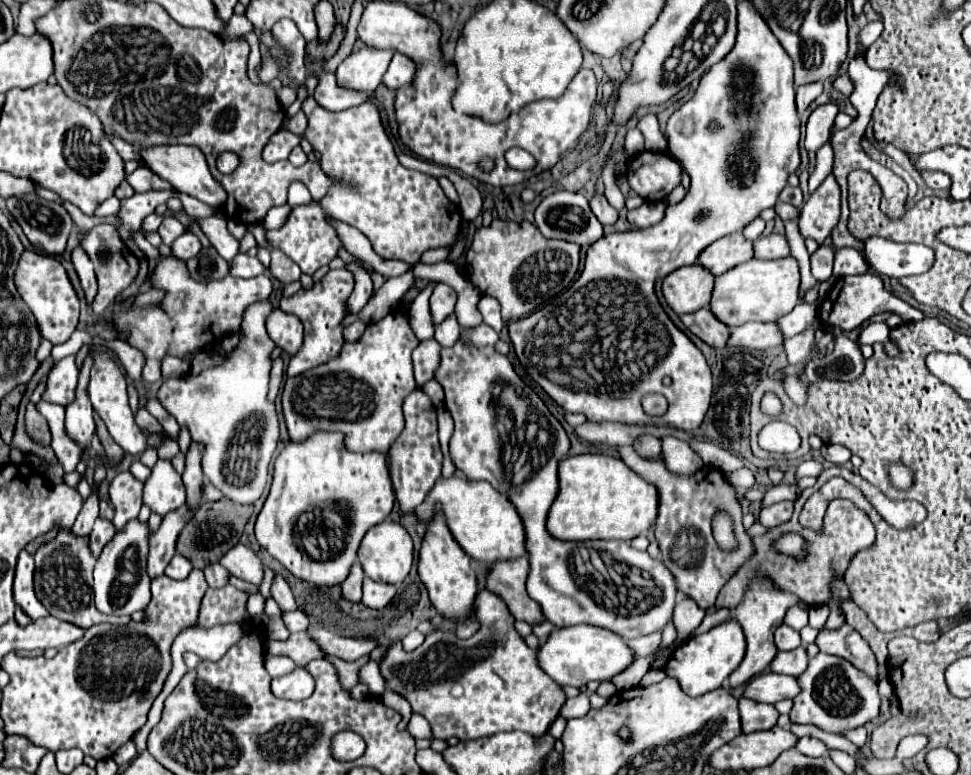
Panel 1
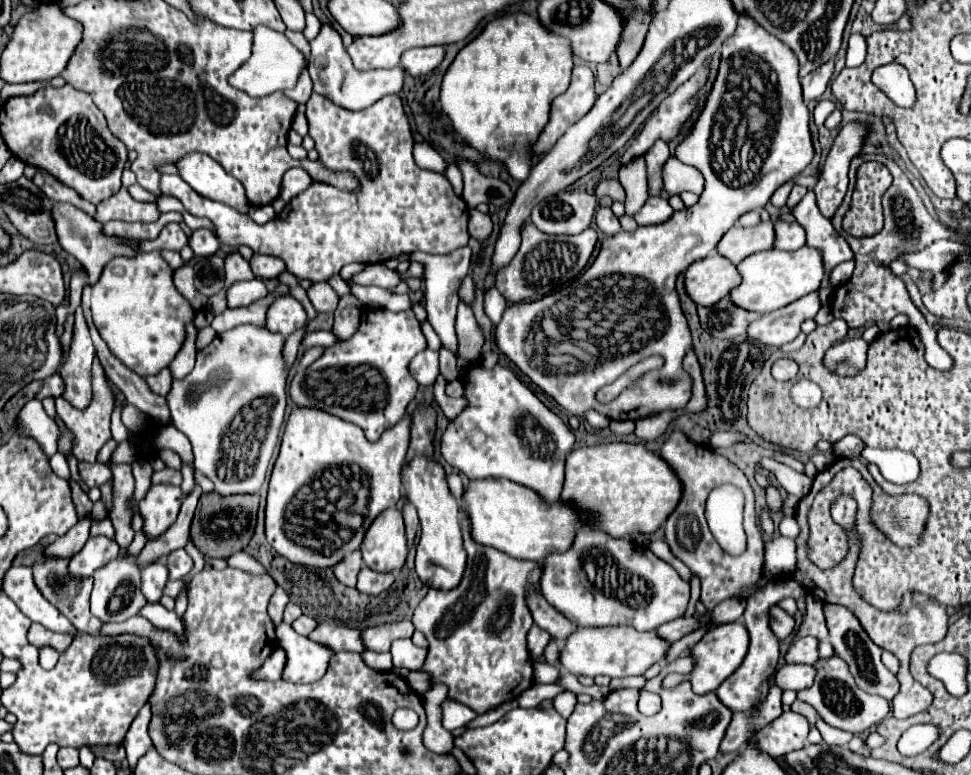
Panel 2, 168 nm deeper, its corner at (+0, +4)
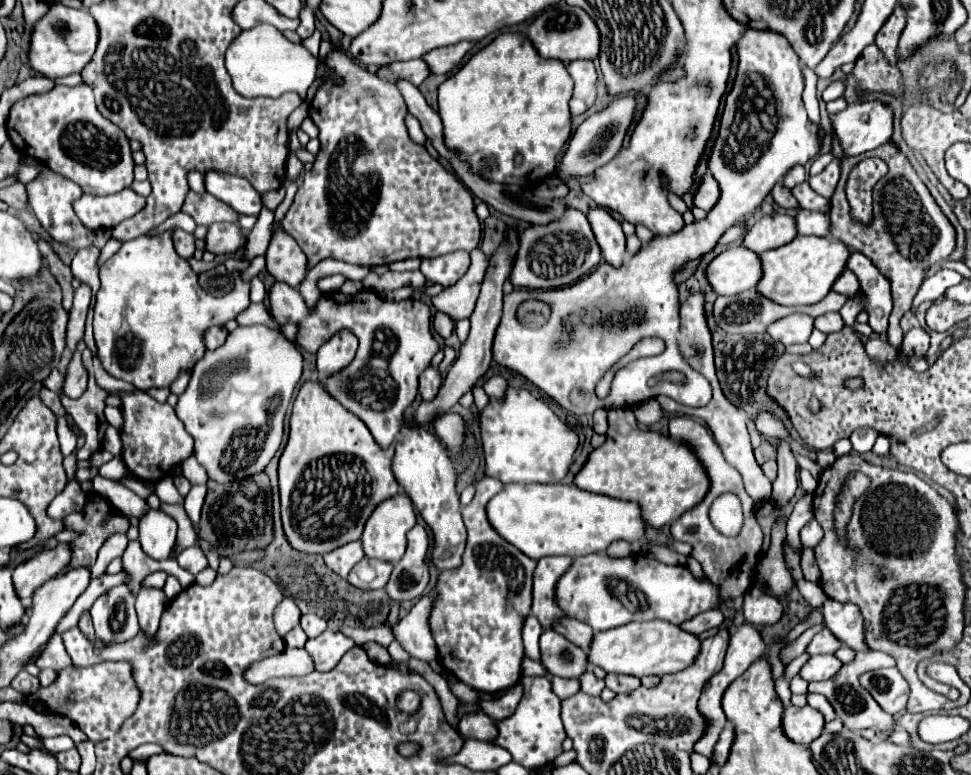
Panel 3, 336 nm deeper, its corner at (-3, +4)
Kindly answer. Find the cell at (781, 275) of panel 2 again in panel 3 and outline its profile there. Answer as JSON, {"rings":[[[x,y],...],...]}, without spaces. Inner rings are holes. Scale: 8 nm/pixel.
{"rings":[[[796,236],[792,242],[760,254],[764,276],[758,282],[758,292],[784,306],[816,304],[844,272],[848,256],[850,248],[844,242],[820,236]]]}

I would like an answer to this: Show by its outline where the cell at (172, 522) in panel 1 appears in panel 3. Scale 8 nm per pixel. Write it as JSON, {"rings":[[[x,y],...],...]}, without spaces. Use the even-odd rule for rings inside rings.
{"rings":[[[142,588],[136,596],[136,612],[140,620],[140,630],[148,636],[154,638],[160,626],[160,616],[166,608],[166,596],[162,590],[156,588]]]}

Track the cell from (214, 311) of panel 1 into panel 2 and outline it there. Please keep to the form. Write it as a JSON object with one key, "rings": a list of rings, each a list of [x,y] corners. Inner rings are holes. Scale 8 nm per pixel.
{"rings":[[[189,322],[185,326],[187,330],[187,336],[185,336],[185,344],[181,346],[181,352],[177,352],[175,360],[171,362],[171,372],[173,372],[173,378],[183,378],[187,376],[193,366],[195,366],[195,338],[197,338],[197,328],[193,322]]]}

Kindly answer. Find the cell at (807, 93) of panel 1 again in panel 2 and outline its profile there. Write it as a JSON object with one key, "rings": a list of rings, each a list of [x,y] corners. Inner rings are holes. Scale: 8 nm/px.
{"rings":[[[833,60],[827,62],[827,64],[823,64],[821,68],[813,70],[809,76],[801,78],[803,100],[805,100],[805,102],[811,102],[811,100],[821,98],[821,94],[823,94],[825,88],[827,88],[827,82],[831,80],[831,74],[833,74]]]}

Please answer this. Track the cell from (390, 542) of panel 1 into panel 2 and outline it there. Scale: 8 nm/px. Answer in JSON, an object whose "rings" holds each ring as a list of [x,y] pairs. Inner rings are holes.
{"rings":[[[387,508],[373,520],[361,544],[363,560],[375,572],[397,572],[407,560],[407,536],[403,516],[397,508]]]}

